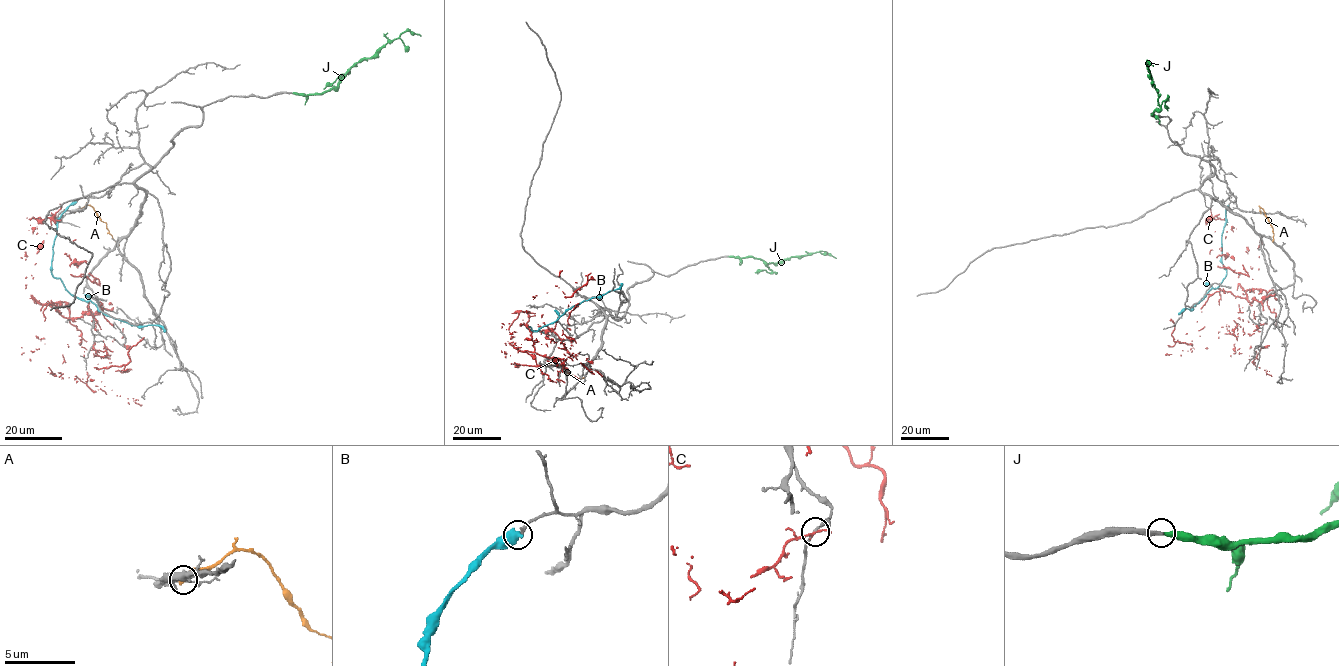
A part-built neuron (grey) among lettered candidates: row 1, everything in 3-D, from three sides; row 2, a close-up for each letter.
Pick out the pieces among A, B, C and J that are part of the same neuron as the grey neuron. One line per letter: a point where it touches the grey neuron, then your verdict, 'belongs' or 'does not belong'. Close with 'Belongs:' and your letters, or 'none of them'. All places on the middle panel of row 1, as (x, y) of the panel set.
A: (547, 365) | does not belong
B: (547, 333) | does not belong
C: (562, 369) | does not belong
J: (728, 256) | belongs
Belongs: J

